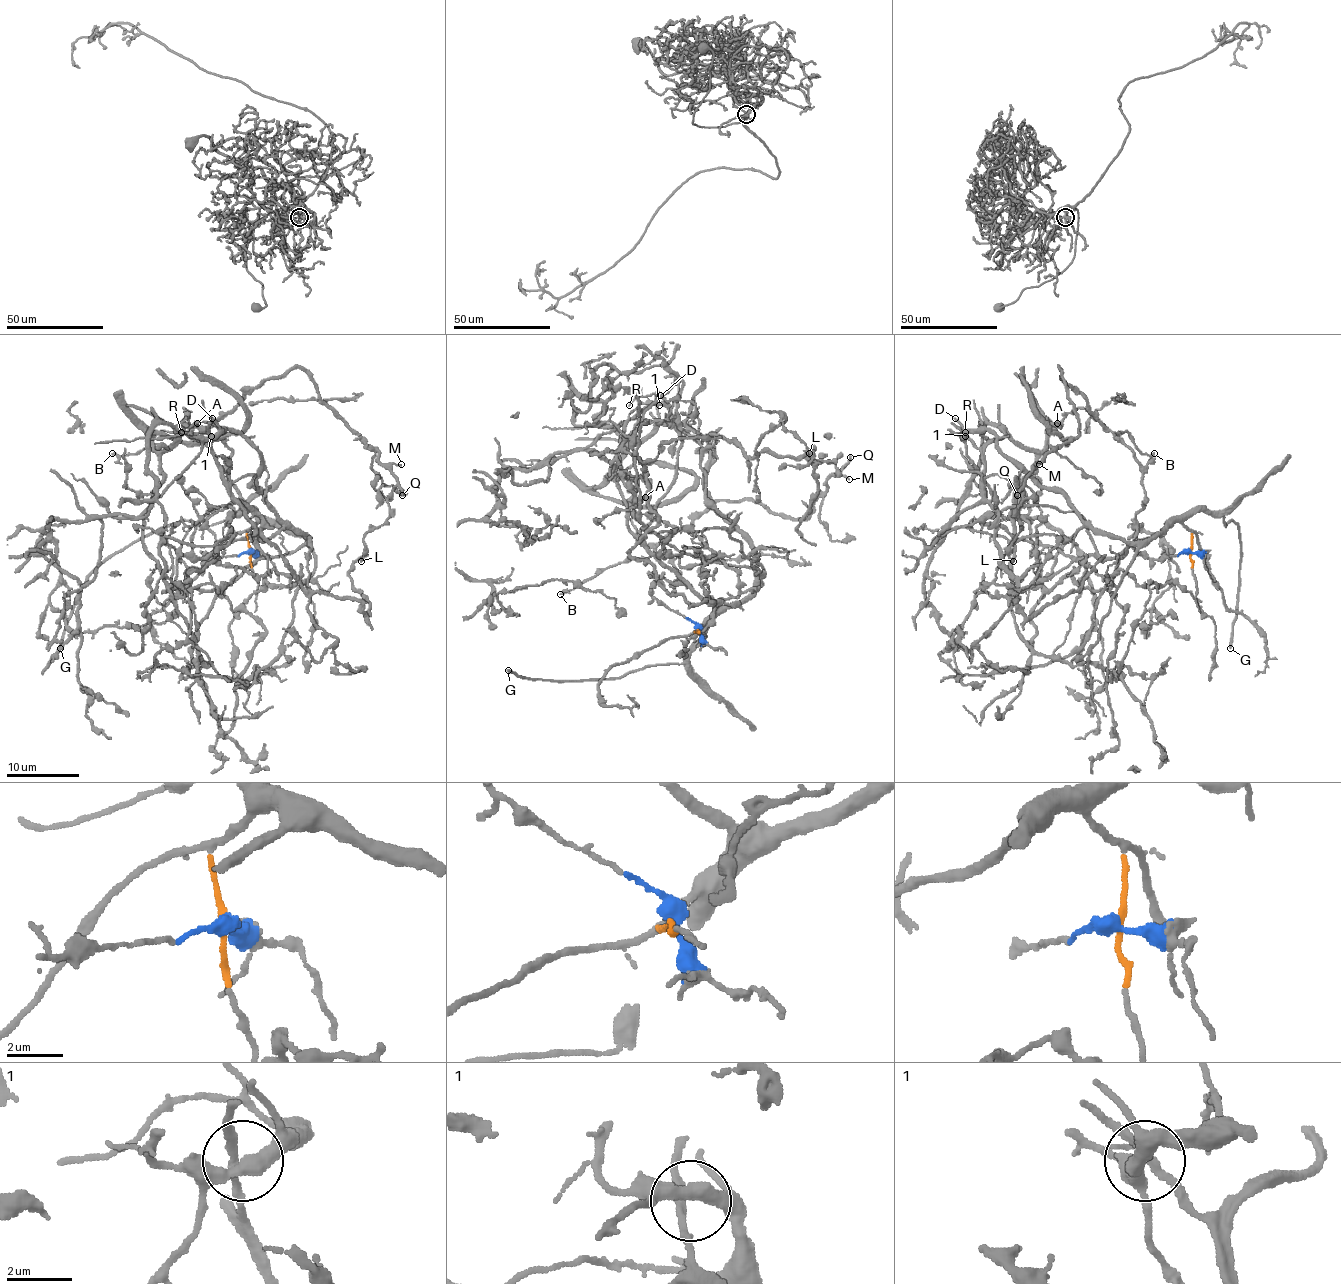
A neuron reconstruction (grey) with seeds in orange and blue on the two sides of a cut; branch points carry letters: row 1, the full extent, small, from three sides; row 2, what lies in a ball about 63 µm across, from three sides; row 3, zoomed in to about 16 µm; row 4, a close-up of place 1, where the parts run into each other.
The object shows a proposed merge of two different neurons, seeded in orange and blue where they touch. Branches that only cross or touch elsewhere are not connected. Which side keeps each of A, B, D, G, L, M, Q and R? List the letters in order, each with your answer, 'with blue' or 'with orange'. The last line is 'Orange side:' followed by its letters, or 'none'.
A: with blue
B: with blue
D: with orange
G: with orange
L: with blue
M: with blue
Q: with blue
R: with orange
Orange side: D, G, R

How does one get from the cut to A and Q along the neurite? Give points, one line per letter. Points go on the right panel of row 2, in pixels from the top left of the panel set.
A: (1189, 550), (1149, 559), (1134, 547), (1134, 519), (1145, 497), (1142, 465), (1083, 408), (1056, 423)
Q: (1189, 550), (1154, 559), (1134, 547), (1142, 465), (1060, 368), (1078, 434), (1042, 459), (1016, 496)

